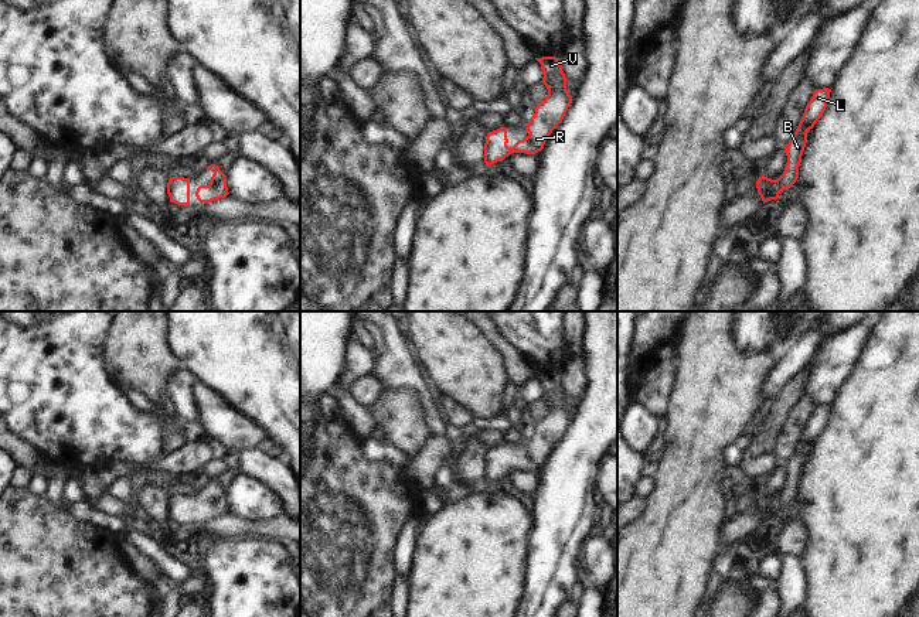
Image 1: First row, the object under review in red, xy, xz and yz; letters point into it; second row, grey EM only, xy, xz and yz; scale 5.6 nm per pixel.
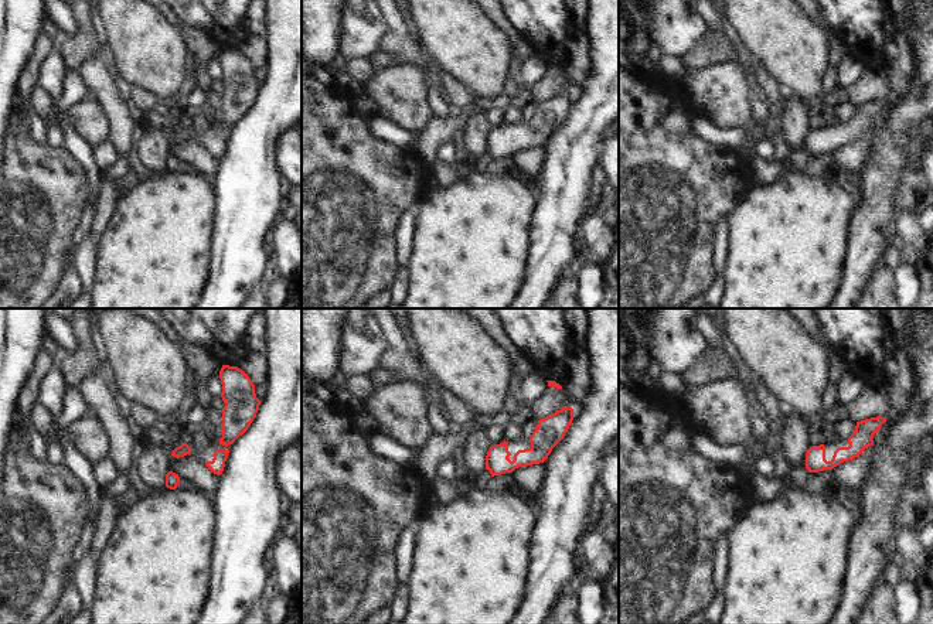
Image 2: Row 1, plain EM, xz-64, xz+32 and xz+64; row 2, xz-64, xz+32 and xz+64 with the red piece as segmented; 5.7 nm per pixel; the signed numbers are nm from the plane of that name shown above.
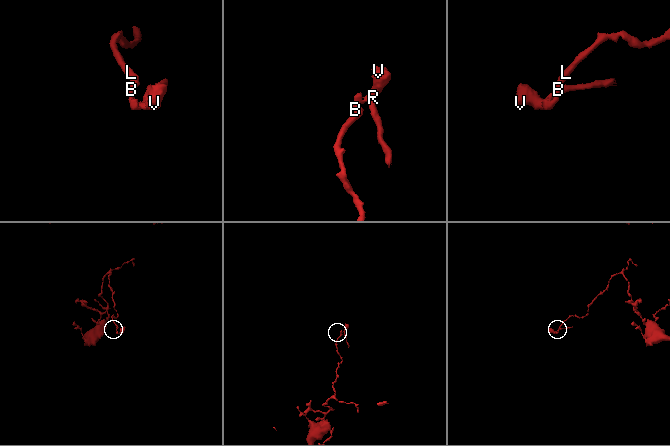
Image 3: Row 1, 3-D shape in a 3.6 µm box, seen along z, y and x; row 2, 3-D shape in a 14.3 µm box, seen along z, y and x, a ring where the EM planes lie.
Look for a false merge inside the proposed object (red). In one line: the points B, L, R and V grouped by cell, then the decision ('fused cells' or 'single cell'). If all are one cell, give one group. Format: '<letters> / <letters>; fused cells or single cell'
B L R V; single cell

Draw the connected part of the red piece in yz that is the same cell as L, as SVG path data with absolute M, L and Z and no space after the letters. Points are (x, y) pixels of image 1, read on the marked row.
M816 89L810 102L807 103L803 117L784 147L787 163L783 174L777 180L767 178L765 174L758 178L756 188L763 204L770 200L777 200L783 190L790 188L799 178L799 166L807 143L807 132L814 127L827 108L831 89Z

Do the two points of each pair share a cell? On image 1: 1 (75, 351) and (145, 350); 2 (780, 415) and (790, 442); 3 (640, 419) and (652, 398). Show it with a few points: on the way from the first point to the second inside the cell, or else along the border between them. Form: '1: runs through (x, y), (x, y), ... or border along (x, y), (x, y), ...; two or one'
1: border along (108, 326), (104, 367), (115, 382); two
2: border along (803, 396), (788, 418), (778, 445), (772, 452); two
3: border along (632, 402), (642, 404), (659, 418); two

